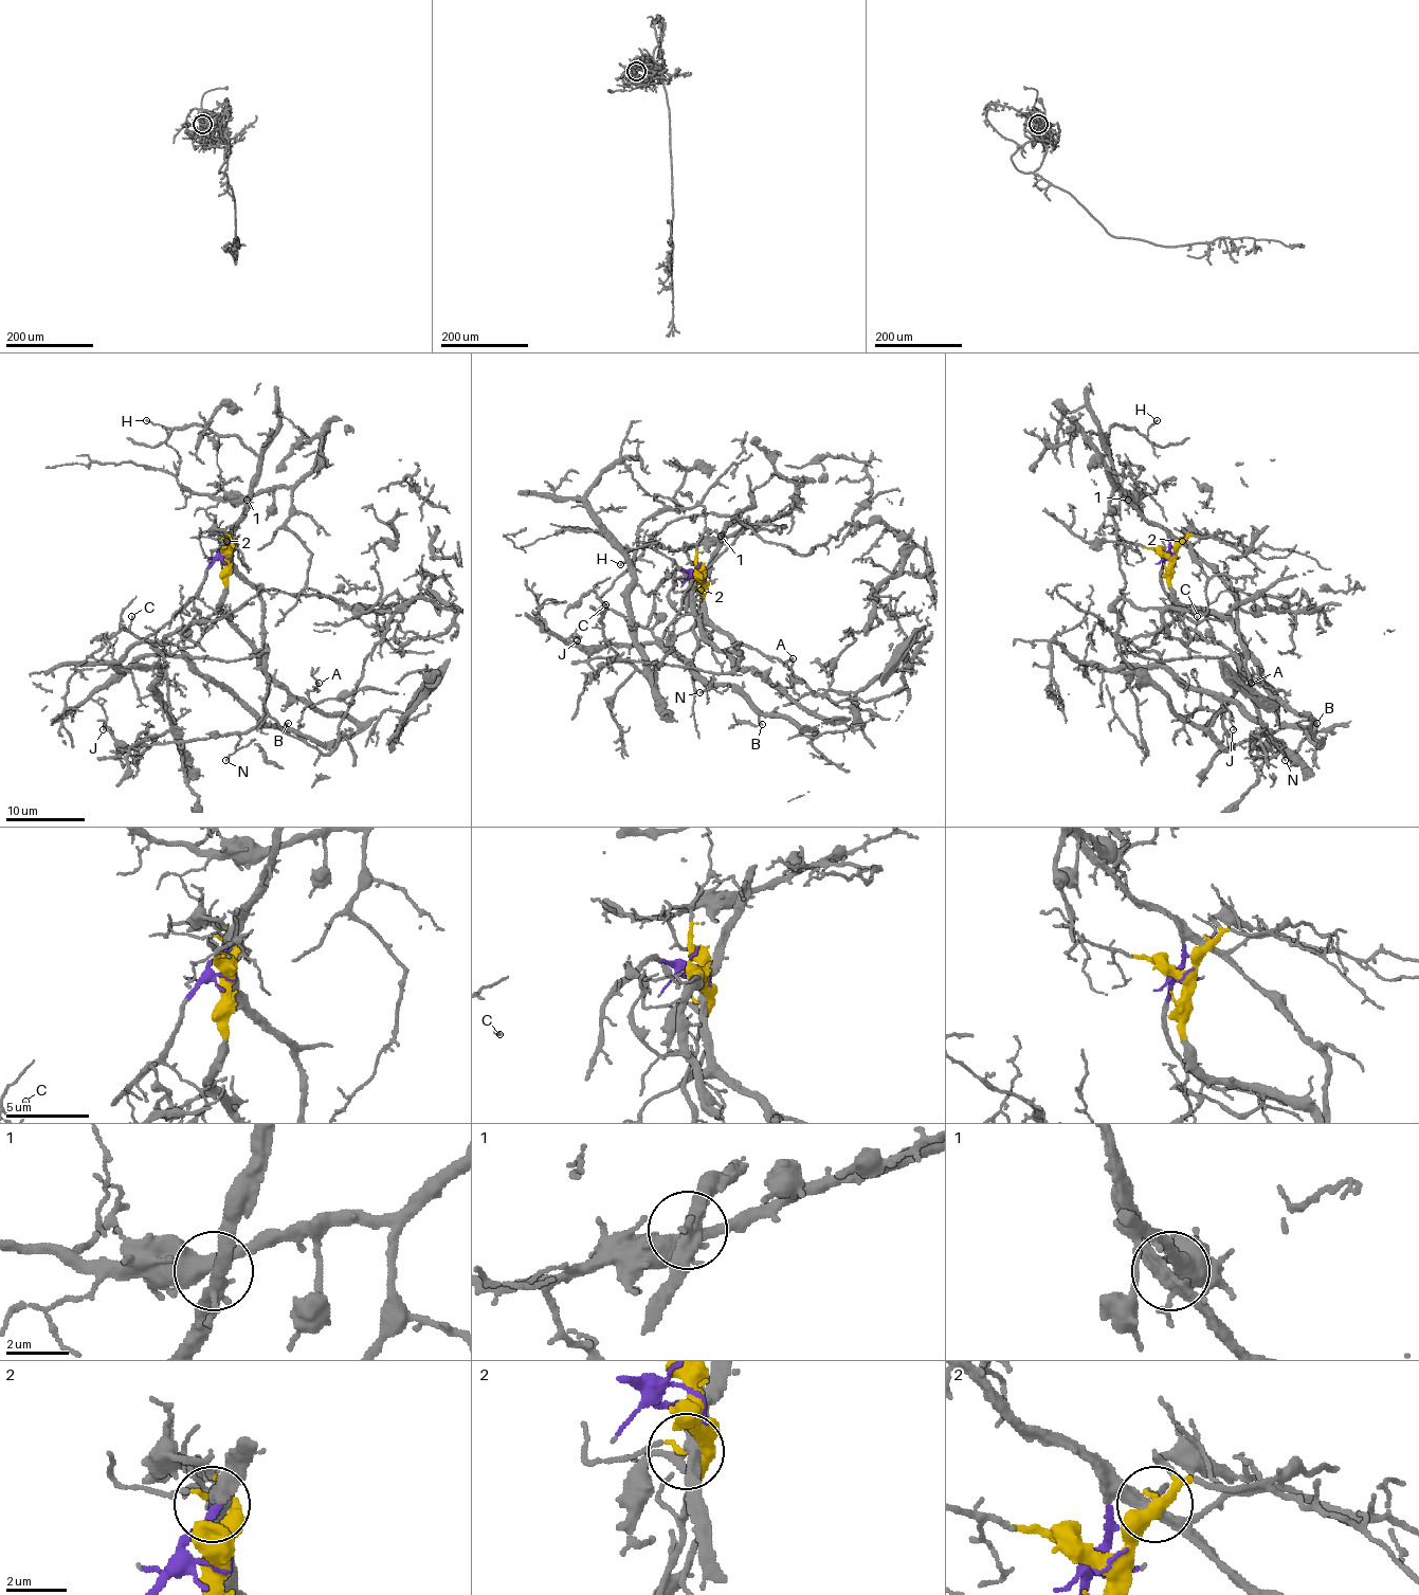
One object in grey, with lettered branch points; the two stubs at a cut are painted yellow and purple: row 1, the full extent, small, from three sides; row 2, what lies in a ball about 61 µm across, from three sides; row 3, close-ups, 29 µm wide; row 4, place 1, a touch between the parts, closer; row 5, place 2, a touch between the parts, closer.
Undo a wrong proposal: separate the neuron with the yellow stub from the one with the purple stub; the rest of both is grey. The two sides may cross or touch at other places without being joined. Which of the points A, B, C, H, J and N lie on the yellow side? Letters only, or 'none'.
A, B, C, J

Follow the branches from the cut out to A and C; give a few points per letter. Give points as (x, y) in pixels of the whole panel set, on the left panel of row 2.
A: (231, 556), (228, 594), (219, 603), (225, 617), (257, 660), (296, 696), (308, 699), (319, 683)
C: (231, 556), (225, 617), (292, 694), (358, 728), (340, 742), (262, 726), (176, 645), (138, 637), (132, 615)

